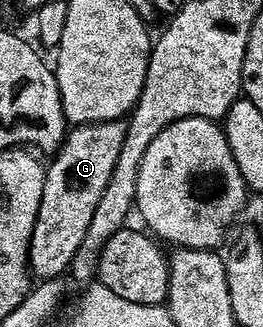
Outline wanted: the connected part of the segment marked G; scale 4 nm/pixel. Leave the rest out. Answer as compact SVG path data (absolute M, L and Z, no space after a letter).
M122 120L71 125L67 129L62 145L51 157L55 158L46 166L42 199L30 237L28 265L35 279L61 279L69 271L70 261L84 244L84 232L92 224L92 212L96 212L96 204L108 188L125 132L126 122Z

